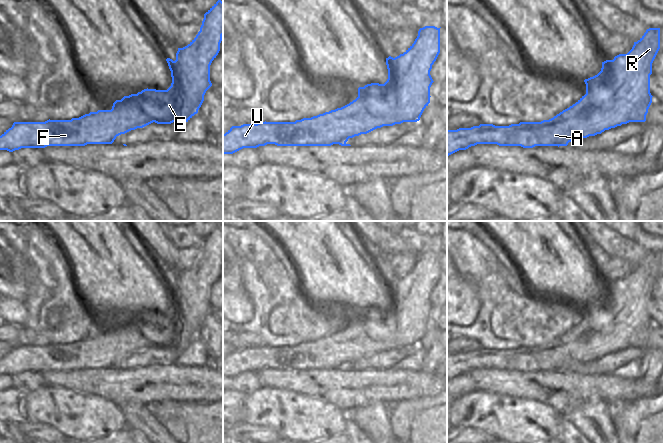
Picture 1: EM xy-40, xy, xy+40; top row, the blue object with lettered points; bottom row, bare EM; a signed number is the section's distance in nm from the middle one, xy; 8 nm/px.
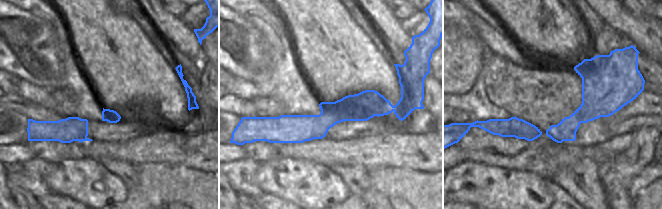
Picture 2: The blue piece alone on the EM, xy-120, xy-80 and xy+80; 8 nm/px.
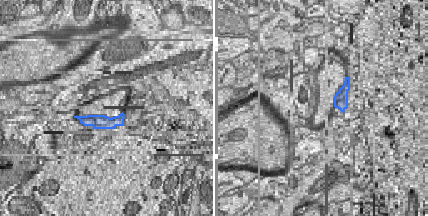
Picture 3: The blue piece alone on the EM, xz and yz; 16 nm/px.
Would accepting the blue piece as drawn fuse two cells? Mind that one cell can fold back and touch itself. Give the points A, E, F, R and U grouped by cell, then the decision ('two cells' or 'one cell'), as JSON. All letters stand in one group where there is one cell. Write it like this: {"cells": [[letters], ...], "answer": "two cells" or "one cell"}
{"cells": [["A", "E", "F", "R", "U"]], "answer": "one cell"}

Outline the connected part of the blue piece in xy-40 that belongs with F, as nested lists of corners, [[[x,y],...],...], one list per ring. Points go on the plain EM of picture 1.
[[[218,225],[204,238],[200,255],[185,271],[178,272],[176,284],[167,282],[171,295],[172,307],[167,314],[144,313],[137,318],[124,320],[113,327],[111,334],[90,336],[71,344],[47,344],[45,346],[14,346],[12,351],[0,360],[0,374],[13,376],[21,372],[45,372],[47,370],[85,370],[87,368],[112,368],[117,360],[137,352],[143,352],[153,346],[157,348],[179,348],[183,350],[198,337],[204,325],[206,315],[212,310],[210,305],[210,289],[220,275],[223,260],[223,226]]]

